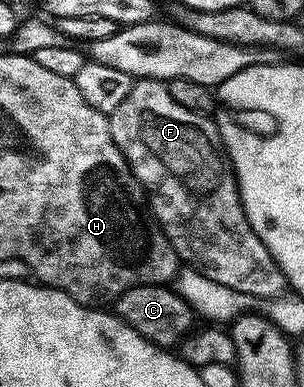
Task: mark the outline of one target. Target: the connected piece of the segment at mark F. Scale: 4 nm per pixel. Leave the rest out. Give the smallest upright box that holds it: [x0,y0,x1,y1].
[109,78,288,300]

